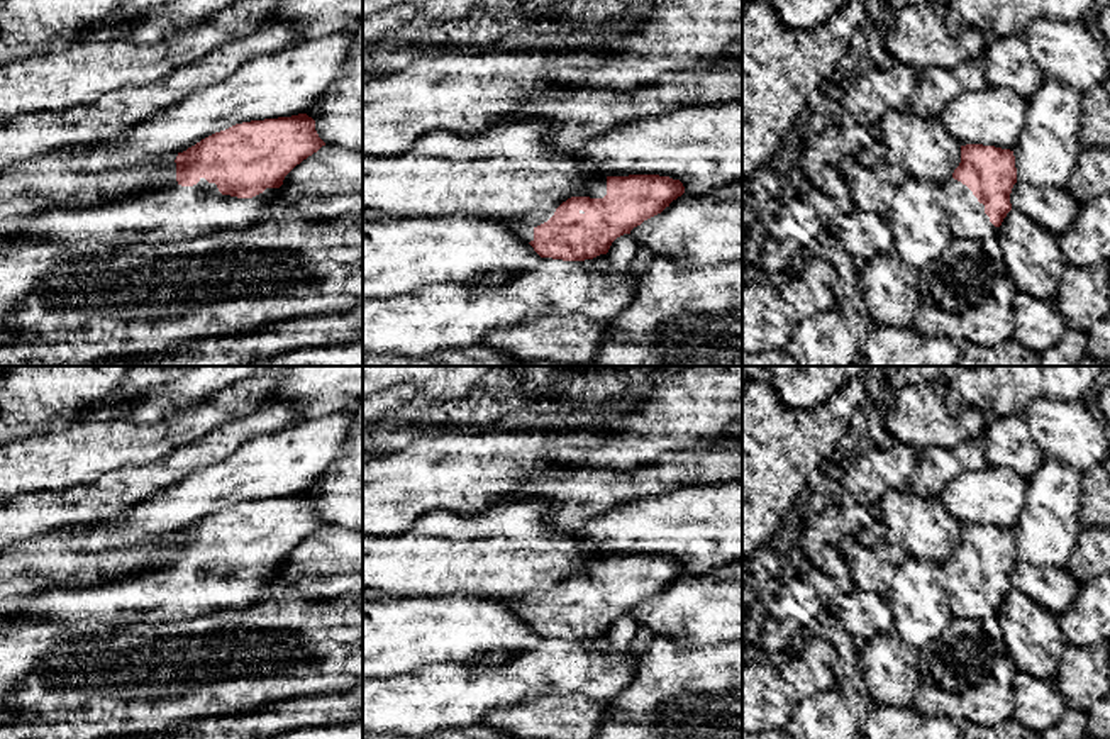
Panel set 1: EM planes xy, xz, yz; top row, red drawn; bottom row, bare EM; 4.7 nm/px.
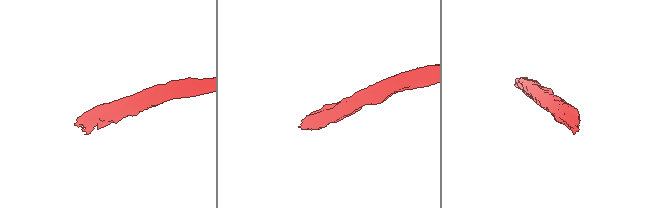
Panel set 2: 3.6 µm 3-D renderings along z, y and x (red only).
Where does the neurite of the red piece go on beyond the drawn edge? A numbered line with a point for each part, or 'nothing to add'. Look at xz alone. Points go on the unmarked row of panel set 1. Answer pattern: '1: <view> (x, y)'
1: xz (597, 568)

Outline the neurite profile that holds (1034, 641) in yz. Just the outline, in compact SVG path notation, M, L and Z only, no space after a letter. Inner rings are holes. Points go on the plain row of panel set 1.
M1012 588L998 607L996 619L1007 654L1017 671L1039 678L1056 678L1068 647L1059 627L1059 615Z

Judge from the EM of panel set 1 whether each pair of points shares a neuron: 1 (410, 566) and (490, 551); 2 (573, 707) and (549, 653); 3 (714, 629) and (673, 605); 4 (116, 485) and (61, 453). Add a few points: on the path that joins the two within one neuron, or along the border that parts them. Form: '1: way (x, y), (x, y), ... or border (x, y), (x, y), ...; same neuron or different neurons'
1: way (431, 561), (470, 561); same neuron
2: border (529, 697), (583, 694), (605, 702); different neurons
3: way (704, 619), (695, 611), (683, 611); same neuron
4: border (138, 461), (127, 461), (85, 483), (63, 488); different neurons

